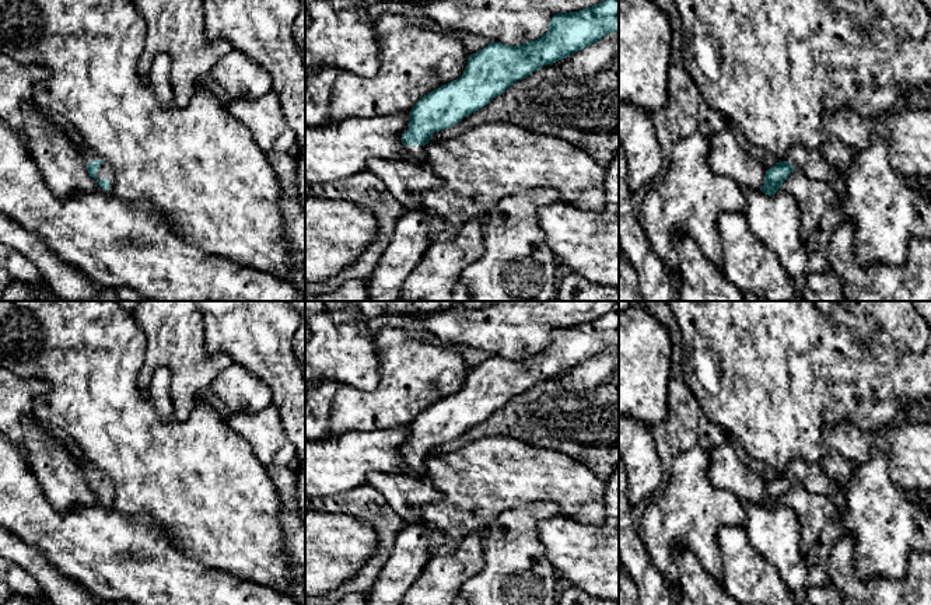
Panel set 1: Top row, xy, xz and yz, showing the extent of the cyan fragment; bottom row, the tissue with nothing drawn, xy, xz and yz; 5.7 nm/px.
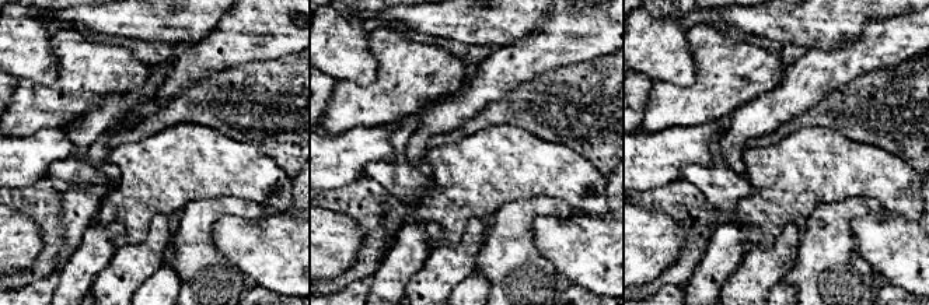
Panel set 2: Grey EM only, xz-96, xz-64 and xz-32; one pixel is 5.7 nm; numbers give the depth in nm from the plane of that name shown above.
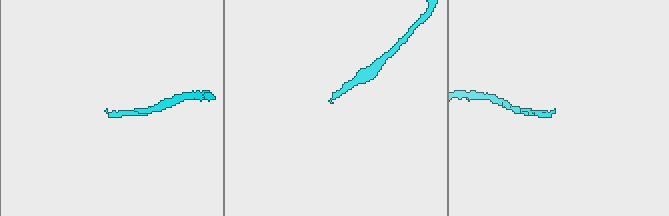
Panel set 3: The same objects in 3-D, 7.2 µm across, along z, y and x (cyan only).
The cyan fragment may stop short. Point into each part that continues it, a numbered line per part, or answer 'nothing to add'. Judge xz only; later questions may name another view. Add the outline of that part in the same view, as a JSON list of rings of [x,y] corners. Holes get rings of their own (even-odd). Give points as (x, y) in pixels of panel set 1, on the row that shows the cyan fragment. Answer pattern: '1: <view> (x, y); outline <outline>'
1: xz (417, 151); outline [[[405,146],[406,150],[420,162],[427,162],[426,146]]]

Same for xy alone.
1: xy (105, 170); outline [[[104,162],[99,165],[98,172],[97,172],[97,179],[109,179],[109,189],[104,190],[101,186],[98,192],[104,193],[105,196],[112,196],[113,195],[113,185],[115,185],[115,171],[109,162]]]

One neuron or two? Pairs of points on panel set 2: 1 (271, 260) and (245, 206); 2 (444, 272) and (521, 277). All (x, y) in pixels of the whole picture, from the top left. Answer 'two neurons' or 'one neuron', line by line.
1: two neurons
2: two neurons

